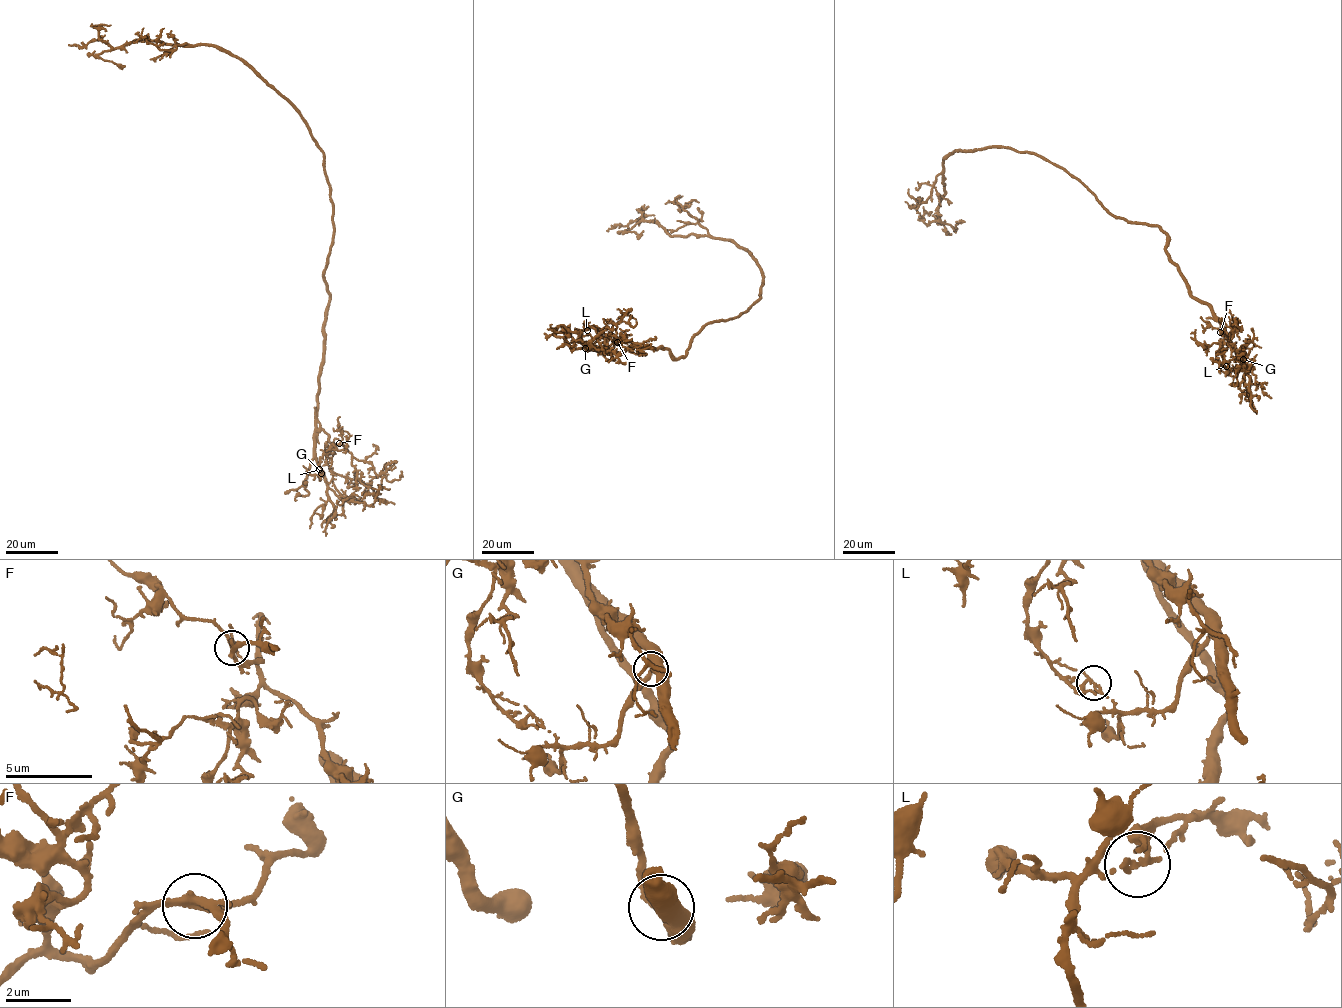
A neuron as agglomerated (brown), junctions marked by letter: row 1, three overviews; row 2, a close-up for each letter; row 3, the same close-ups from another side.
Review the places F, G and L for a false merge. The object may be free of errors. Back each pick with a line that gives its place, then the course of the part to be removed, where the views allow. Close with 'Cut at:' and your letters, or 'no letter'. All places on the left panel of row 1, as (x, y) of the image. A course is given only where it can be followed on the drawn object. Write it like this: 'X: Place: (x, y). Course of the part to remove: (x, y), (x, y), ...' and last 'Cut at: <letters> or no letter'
L: Place: (319, 469). Course of the part to remove: (319, 470), (323, 454), (332, 448), (326, 444), (339, 444), (351, 453), (351, 464), (368, 493), (389, 489)
Cut at: L

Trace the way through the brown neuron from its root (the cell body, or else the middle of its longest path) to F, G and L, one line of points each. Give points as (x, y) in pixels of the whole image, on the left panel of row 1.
F: (332, 207), (334, 229), (324, 276), (330, 296), (316, 415), (328, 440), (339, 443)
G: (332, 207), (334, 229), (324, 276), (330, 296), (324, 328), (326, 339), (314, 433), (314, 449), (321, 473)
L: (332, 207), (334, 229), (324, 276), (330, 296), (316, 415), (332, 448), (323, 455), (319, 470)

